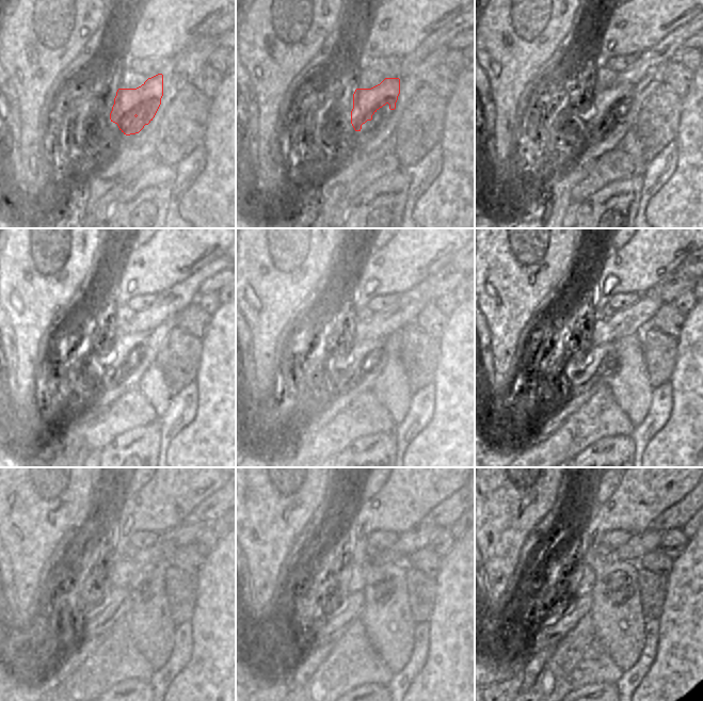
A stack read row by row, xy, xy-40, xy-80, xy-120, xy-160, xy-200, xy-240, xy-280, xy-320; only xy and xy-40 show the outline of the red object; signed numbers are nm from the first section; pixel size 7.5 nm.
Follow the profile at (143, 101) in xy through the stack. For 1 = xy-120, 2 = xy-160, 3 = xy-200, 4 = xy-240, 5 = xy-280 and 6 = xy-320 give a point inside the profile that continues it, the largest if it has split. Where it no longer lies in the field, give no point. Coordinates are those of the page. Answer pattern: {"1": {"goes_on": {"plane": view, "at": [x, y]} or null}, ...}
{"1": {"goes_on": {"plane": "xy-120", "at": [125, 359]}}, "2": {"goes_on": {"plane": "xy-160", "at": [365, 354]}}, "3": {"goes_on": {"plane": "xy-200", "at": [602, 361]}}, "4": {"goes_on": {"plane": "xy-240", "at": [116, 602]}}, "5": {"goes_on": {"plane": "xy-280", "at": [332, 626]}}, "6": {"goes_on": {"plane": "xy-320", "at": [549, 635]}}}

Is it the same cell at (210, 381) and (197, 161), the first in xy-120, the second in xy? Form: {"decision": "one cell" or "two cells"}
{"decision": "two cells"}

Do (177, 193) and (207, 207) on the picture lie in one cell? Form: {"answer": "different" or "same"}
{"answer": "different"}

